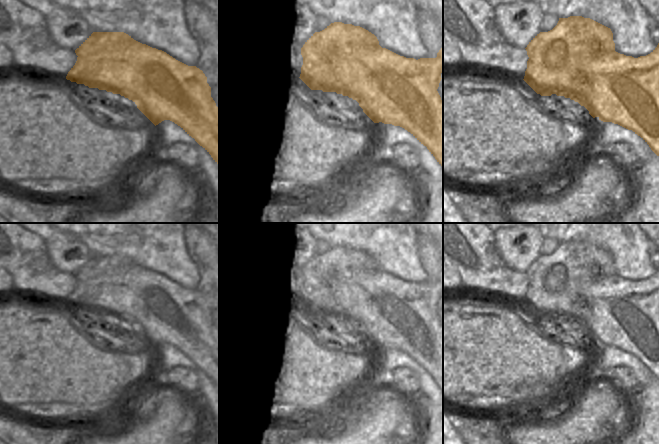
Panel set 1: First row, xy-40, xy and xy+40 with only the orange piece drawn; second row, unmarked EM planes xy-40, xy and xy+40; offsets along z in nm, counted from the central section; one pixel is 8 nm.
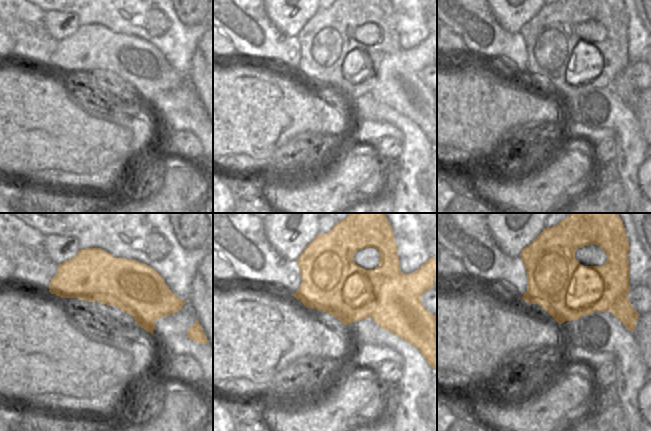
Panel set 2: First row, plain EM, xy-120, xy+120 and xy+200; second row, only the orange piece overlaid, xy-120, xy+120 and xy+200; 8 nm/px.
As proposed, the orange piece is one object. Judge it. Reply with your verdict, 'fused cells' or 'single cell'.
fused cells

